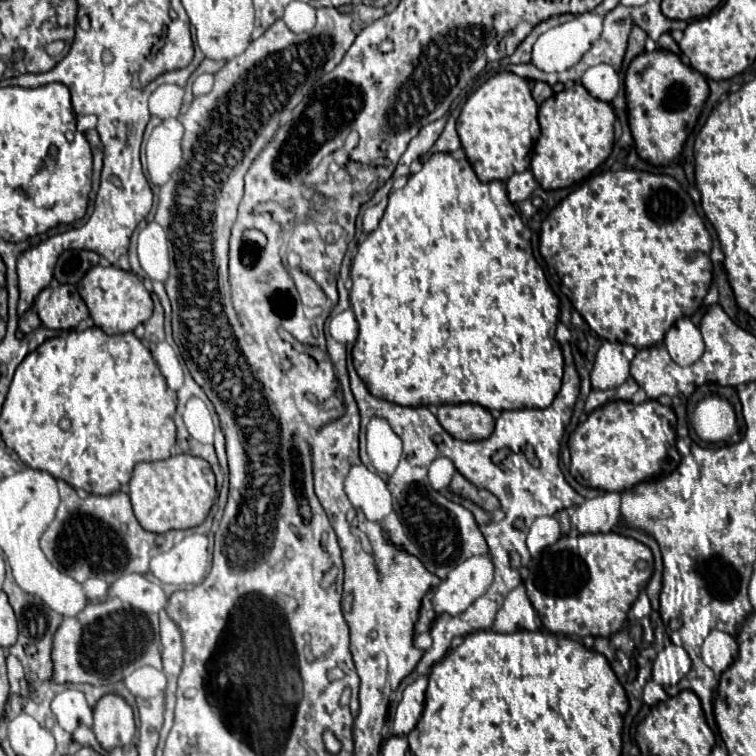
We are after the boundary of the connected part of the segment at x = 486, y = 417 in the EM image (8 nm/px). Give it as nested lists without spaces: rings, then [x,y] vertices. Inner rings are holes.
[[[474,403],[440,405],[438,421],[452,437],[462,441],[480,441],[494,431],[494,417],[490,411]]]

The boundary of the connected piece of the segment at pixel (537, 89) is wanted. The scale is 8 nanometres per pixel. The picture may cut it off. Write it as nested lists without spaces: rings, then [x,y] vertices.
[[[538,81],[538,83],[534,83],[534,87],[532,87],[532,95],[534,95],[536,103],[538,103],[538,105],[542,105],[548,97],[552,97],[552,95],[554,95],[554,91],[552,91],[552,87],[550,87],[548,83]]]

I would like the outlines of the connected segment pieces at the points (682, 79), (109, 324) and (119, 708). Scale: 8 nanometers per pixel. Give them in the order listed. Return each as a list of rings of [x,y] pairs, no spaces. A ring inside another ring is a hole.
[[[664,49],[638,55],[626,73],[628,121],[638,157],[658,167],[674,161],[680,155],[688,133],[694,129],[706,97],[706,77],[684,65],[678,55]]]
[[[114,265],[92,267],[92,271],[88,271],[88,275],[84,275],[84,279],[80,279],[78,291],[80,291],[80,297],[84,299],[84,303],[88,305],[88,311],[90,311],[90,317],[94,319],[94,323],[110,335],[134,331],[136,325],[144,323],[152,315],[152,297],[146,291],[142,279],[136,273],[122,271]]]
[[[106,693],[94,707],[94,733],[104,749],[128,745],[134,737],[134,713],[118,693]]]

